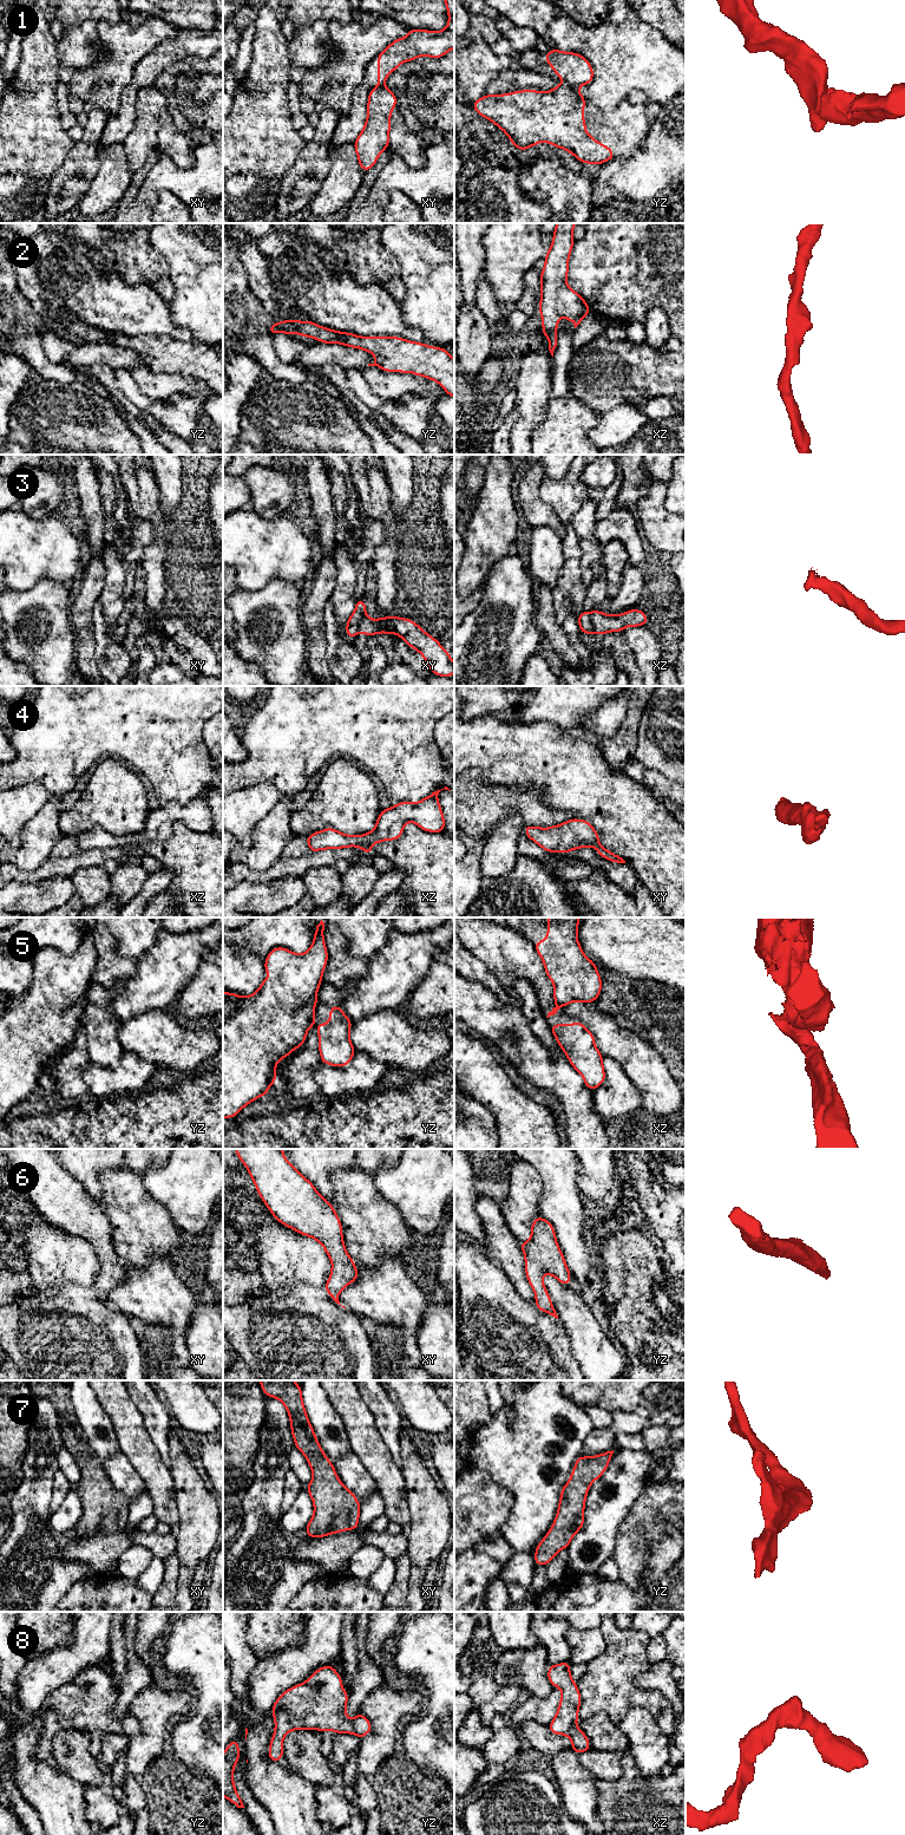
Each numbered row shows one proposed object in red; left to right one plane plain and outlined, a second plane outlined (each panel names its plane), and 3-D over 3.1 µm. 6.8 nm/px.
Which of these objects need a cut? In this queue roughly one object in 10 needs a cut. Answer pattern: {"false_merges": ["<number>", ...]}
{"false_merges": ["1", "3", "5"]}

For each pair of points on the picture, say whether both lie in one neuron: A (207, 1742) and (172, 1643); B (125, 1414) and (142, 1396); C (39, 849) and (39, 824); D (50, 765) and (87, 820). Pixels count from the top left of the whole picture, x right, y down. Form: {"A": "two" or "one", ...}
{"A": "one", "B": "two", "C": "one", "D": "two"}

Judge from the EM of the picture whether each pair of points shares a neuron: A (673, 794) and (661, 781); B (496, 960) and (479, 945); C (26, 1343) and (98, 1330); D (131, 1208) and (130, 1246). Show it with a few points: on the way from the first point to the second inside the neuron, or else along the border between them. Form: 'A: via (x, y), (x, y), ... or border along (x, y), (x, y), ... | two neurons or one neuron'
A: via (669, 790), (663, 784) | one neuron
B: via (492, 957), (483, 947) | one neuron
C: via (44, 1340), (80, 1340) | one neuron
D: via (131, 1218), (131, 1236) | one neuron

